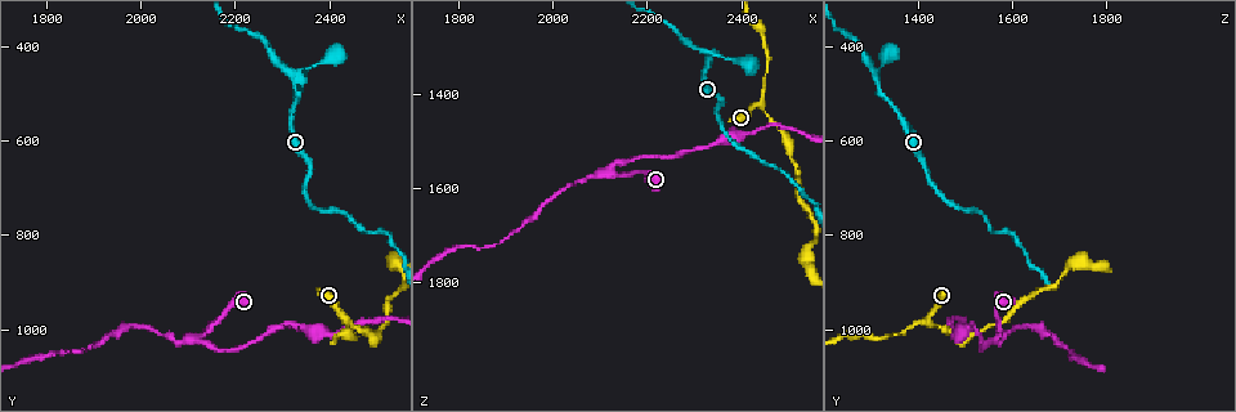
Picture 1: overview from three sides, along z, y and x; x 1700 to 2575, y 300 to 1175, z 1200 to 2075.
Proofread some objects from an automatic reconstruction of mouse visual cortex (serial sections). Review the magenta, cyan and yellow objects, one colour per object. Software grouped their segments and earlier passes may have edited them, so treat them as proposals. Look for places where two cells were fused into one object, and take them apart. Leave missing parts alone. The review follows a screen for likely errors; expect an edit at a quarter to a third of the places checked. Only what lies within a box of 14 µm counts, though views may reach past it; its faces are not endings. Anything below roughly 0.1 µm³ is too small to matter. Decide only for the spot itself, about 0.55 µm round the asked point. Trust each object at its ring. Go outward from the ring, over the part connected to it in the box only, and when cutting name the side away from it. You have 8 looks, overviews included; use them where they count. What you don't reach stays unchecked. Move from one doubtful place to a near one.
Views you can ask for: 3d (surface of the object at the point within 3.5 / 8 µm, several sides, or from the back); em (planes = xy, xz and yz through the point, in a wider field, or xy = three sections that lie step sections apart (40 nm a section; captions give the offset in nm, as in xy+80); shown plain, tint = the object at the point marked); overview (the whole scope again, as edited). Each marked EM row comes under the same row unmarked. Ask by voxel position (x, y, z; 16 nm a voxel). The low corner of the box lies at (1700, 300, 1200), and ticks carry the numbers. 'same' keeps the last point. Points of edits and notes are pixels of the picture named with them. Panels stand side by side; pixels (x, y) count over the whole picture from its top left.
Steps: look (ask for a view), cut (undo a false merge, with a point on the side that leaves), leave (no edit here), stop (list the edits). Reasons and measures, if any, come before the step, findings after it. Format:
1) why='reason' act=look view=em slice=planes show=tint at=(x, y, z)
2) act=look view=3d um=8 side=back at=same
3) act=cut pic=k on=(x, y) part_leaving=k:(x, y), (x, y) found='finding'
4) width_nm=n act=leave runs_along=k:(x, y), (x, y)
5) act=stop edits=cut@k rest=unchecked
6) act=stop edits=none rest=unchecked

act=look view=3d um=3.5 at=(2330, 495, 1320)

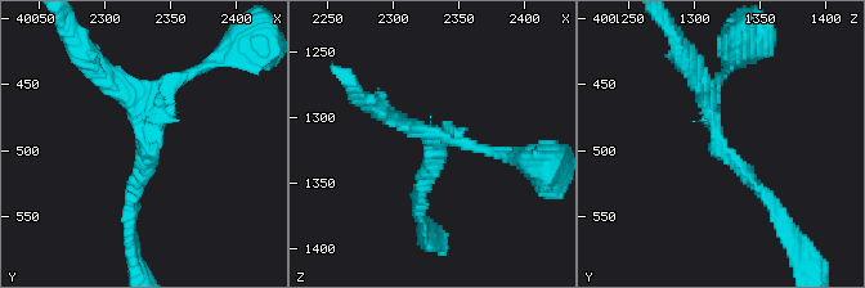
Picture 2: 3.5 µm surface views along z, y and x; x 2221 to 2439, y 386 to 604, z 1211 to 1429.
arms=3 arm_widths_nm=150,200,200 act=look view=em slice=planes show=tint at=(2334, 496, 1320)

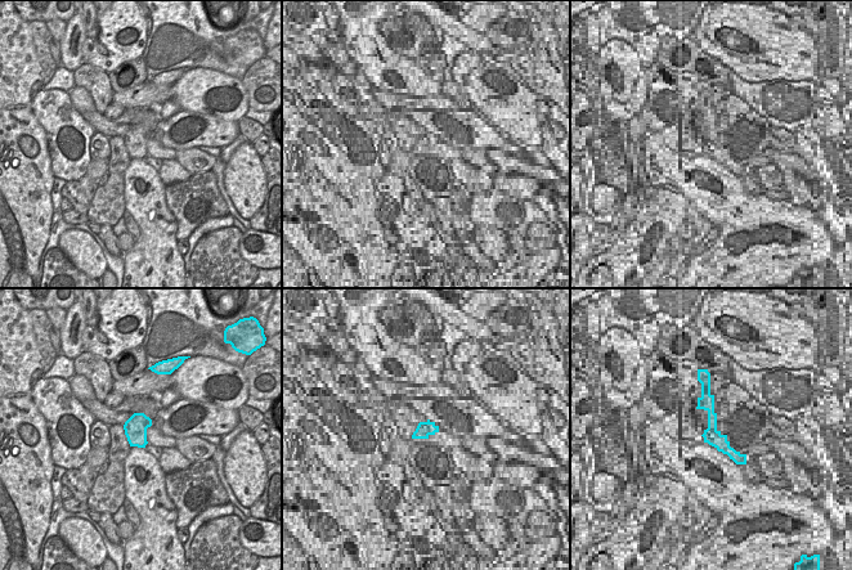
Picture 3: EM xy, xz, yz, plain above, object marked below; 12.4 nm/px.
act=leave runs_along=2:(771, 205), (718, 145), (718, 75) found='all the same cell'

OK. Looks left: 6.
why='branch point' act=look view=3d um=3.5 at=(2445, 985, 1420)

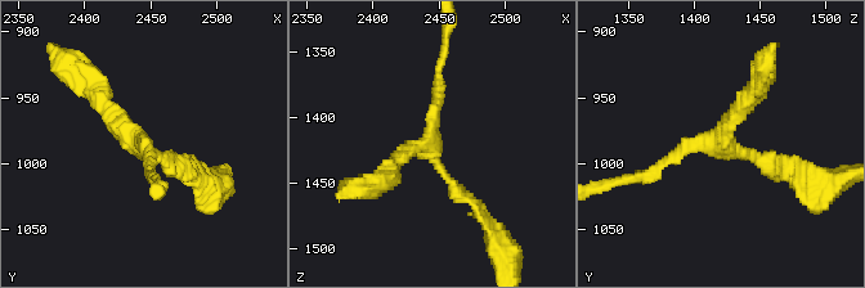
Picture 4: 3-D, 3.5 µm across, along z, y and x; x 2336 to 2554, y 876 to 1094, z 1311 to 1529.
why='shape alone is not enough' act=look view=em slice=planes show=tint at=(2440, 986, 1424)

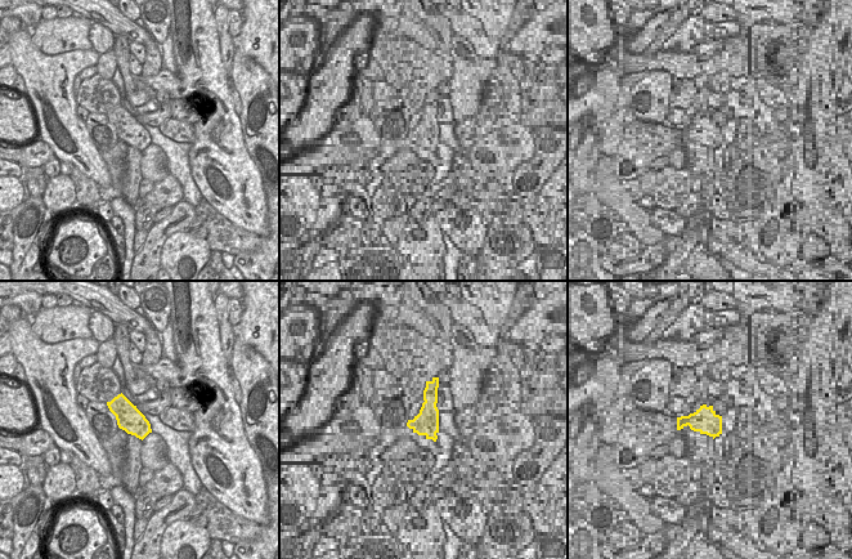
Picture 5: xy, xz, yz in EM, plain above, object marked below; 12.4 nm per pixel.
act=leave runs_along=4:(89, 81), (140, 148), (188, 167) found='one cell here'

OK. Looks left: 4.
why='three-way junction' act=look view=3d um=3.5 side=back at=(2130, 1010, 1570)

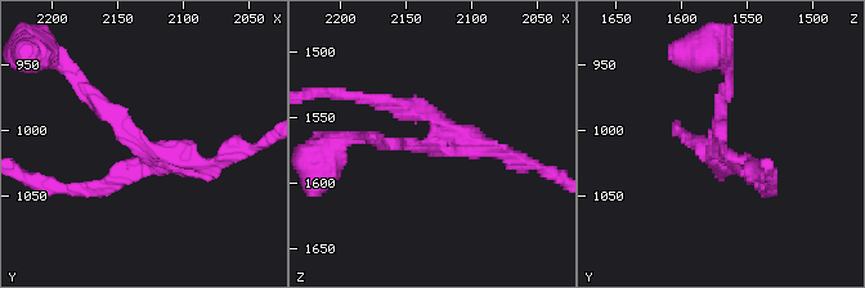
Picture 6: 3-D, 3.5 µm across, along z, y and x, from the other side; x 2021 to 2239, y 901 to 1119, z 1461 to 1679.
arms=3 arm_widths_nm=150,200,200 act=look view=em slice=planes show=tint at=(2130, 1012, 1568)

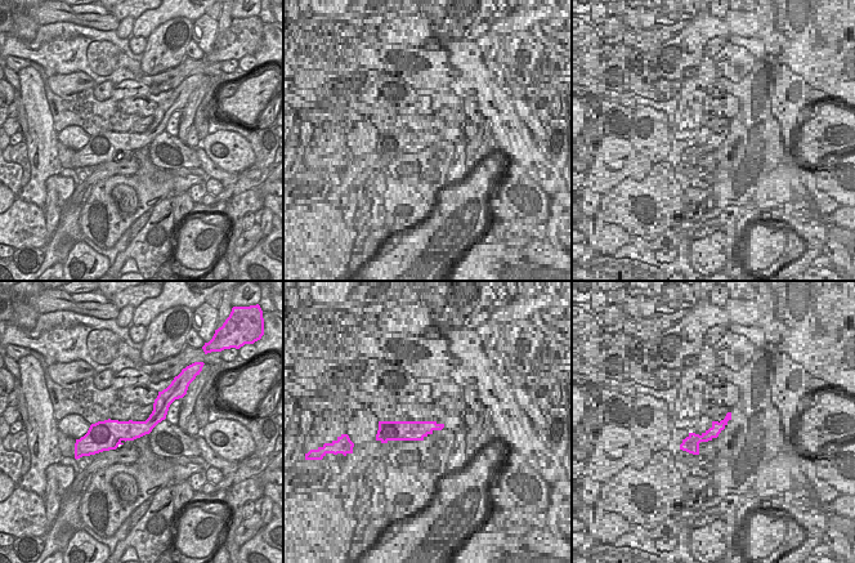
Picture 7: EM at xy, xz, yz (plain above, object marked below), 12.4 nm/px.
act=leave runs_along=7:(169, 398), (143, 428), (98, 429) found='one cell here'

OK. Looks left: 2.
act=stop edits=none rest=unchecked

